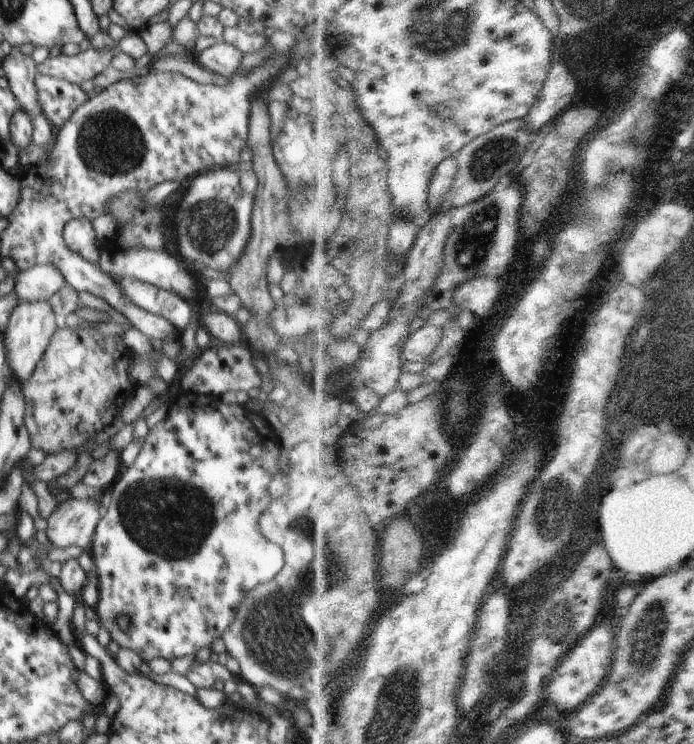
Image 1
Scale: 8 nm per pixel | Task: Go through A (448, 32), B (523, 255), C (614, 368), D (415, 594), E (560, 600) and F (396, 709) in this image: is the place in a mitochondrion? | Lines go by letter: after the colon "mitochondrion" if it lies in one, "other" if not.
A: mitochondrion
B: other
C: mitochondrion
D: other
E: mitochondrion
F: mitochondrion

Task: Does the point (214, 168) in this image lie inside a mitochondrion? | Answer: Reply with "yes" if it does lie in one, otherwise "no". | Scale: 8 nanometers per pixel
no

